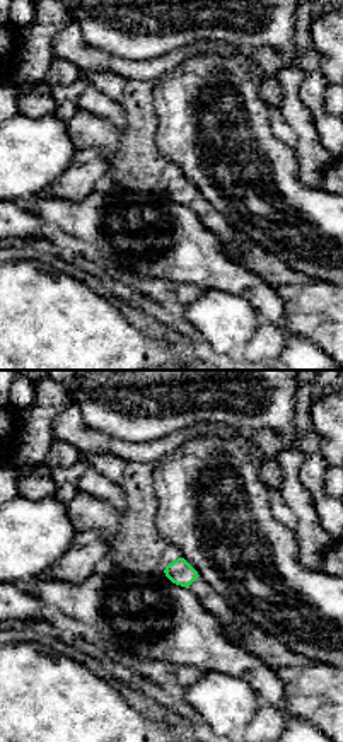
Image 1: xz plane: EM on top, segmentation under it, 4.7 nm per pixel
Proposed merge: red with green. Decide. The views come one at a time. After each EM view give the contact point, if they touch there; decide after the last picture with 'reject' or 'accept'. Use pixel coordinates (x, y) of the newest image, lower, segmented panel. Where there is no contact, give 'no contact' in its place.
no contact

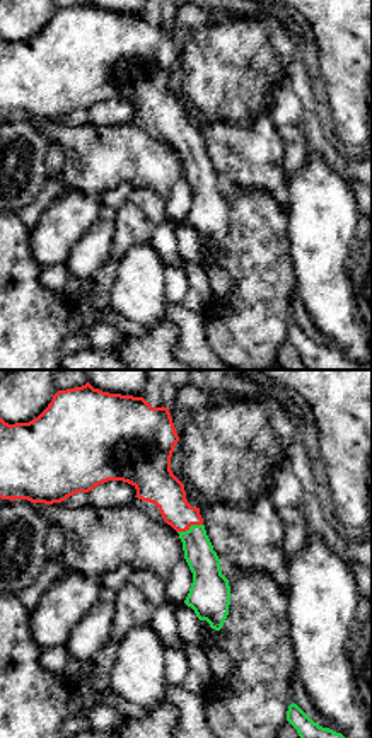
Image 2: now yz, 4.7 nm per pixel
(190, 525)

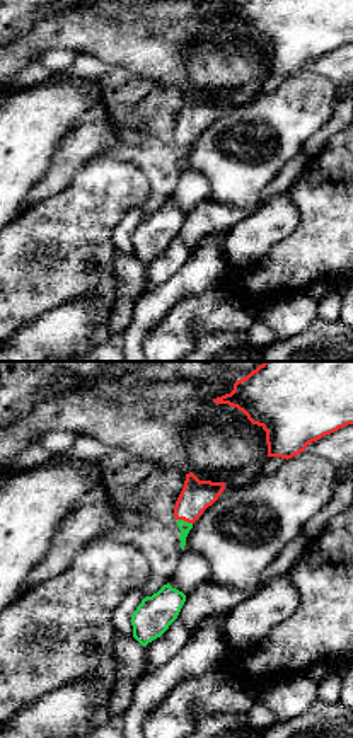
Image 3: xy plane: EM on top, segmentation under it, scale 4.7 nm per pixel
(185, 520)

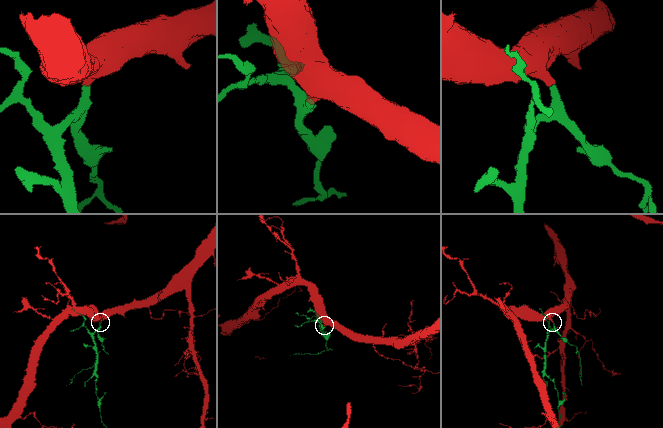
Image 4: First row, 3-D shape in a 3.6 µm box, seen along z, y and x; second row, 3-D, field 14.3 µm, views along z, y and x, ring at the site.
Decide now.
accept

